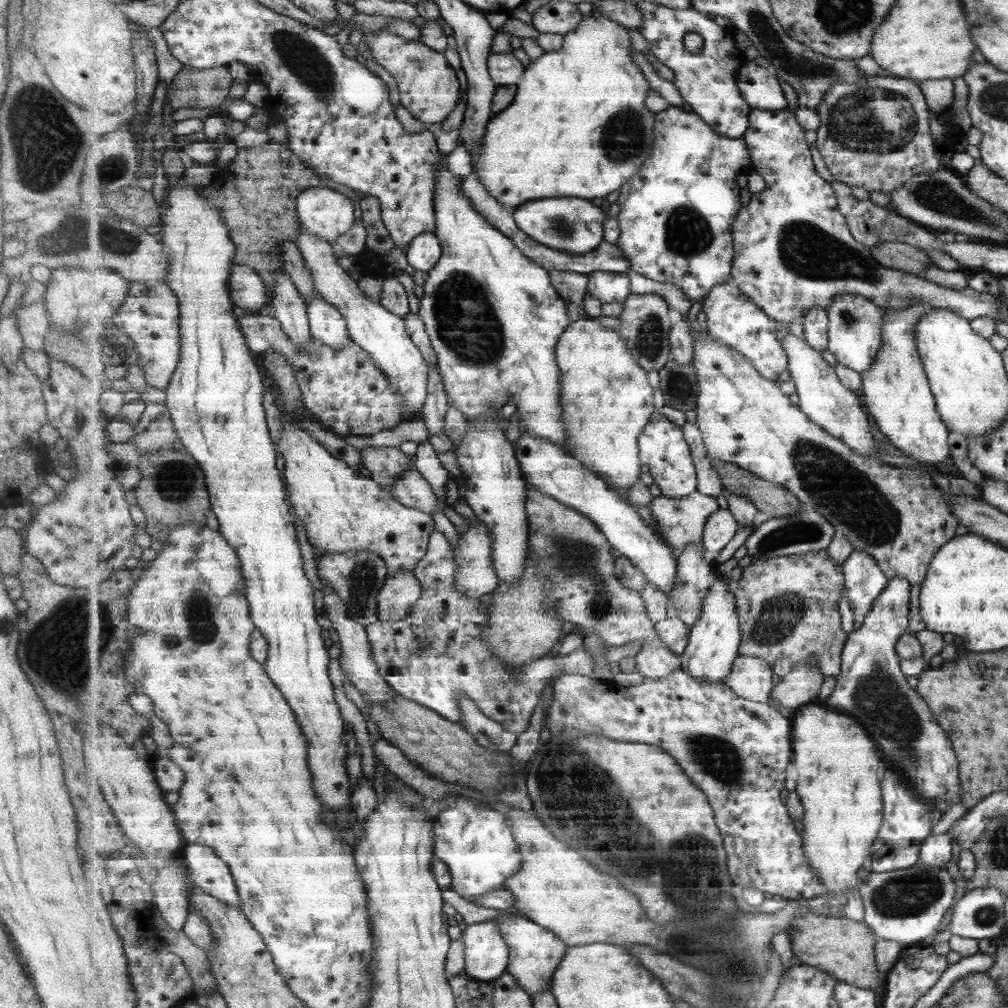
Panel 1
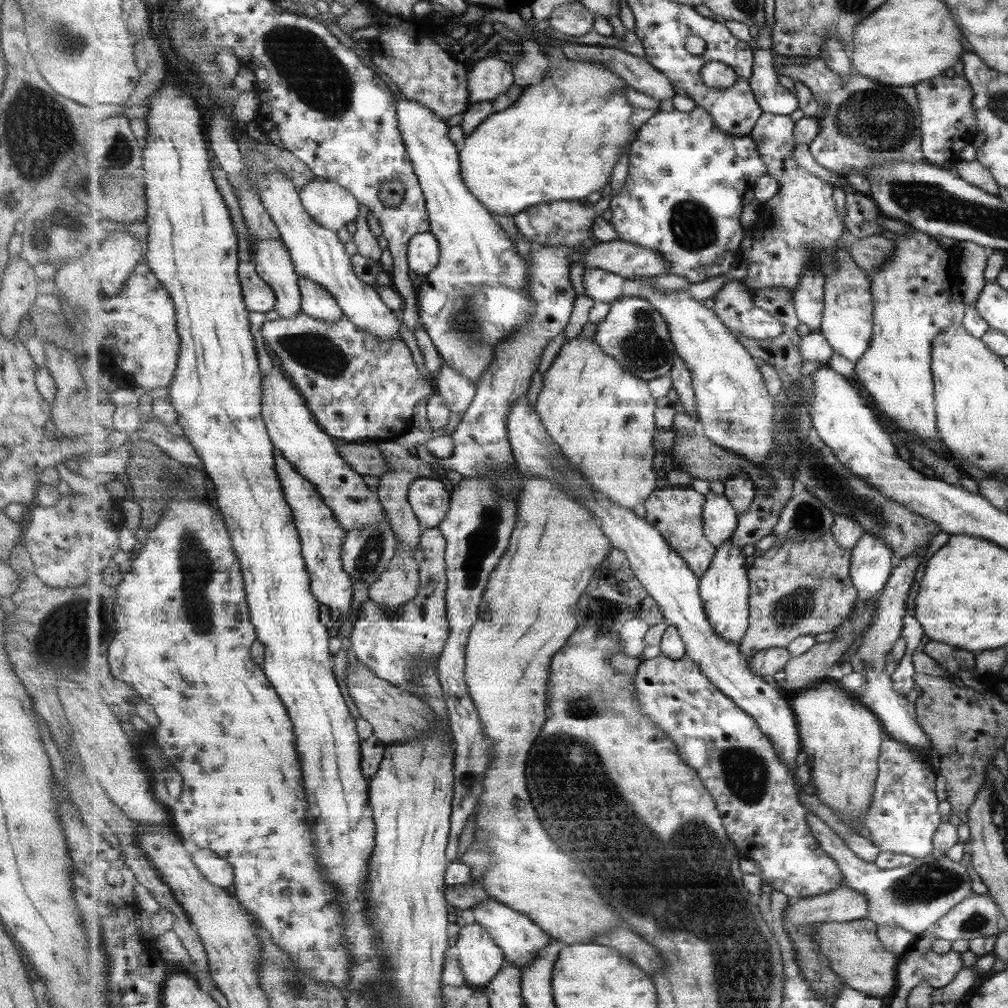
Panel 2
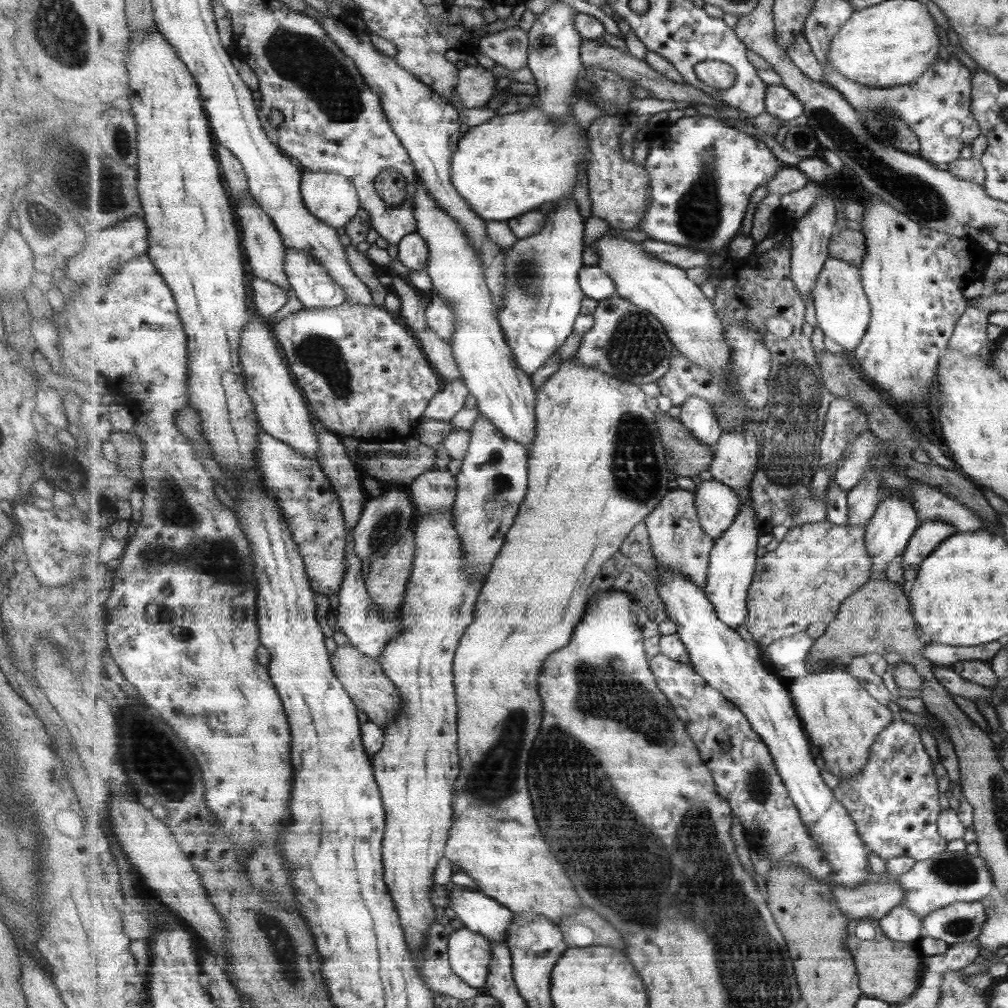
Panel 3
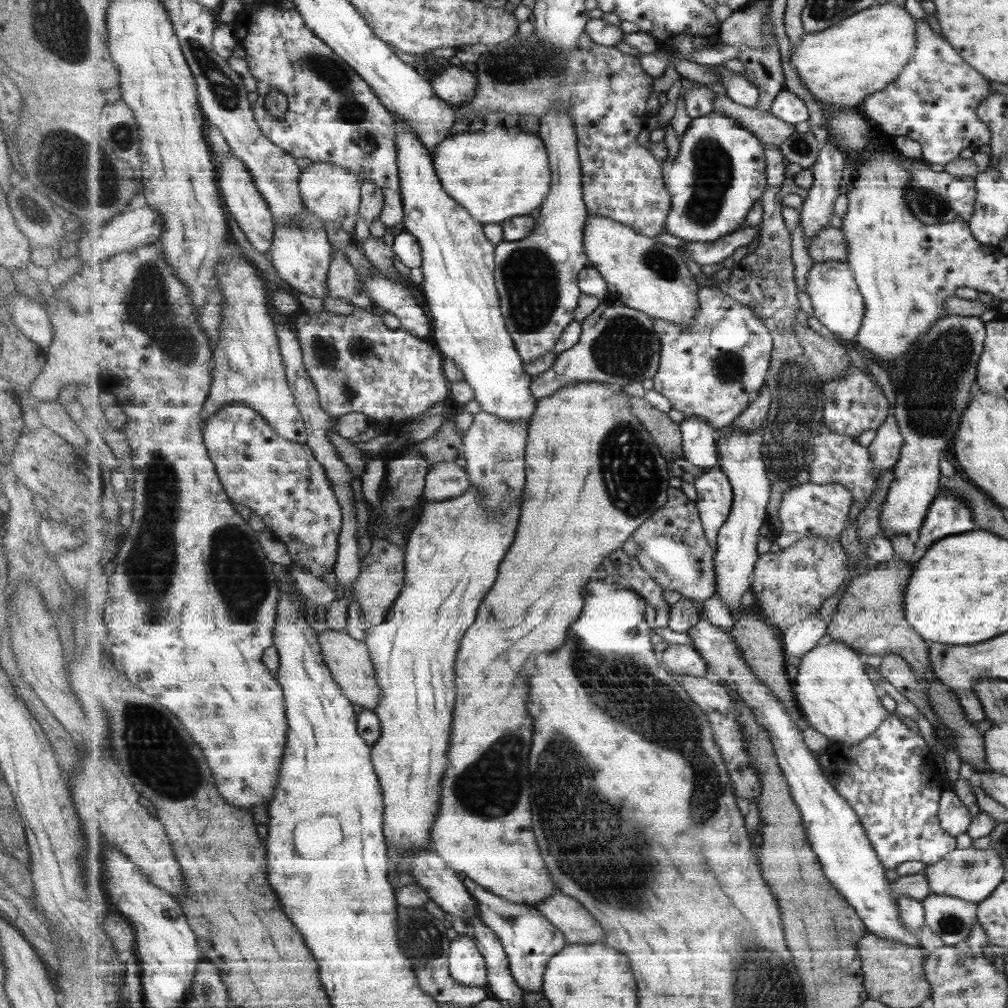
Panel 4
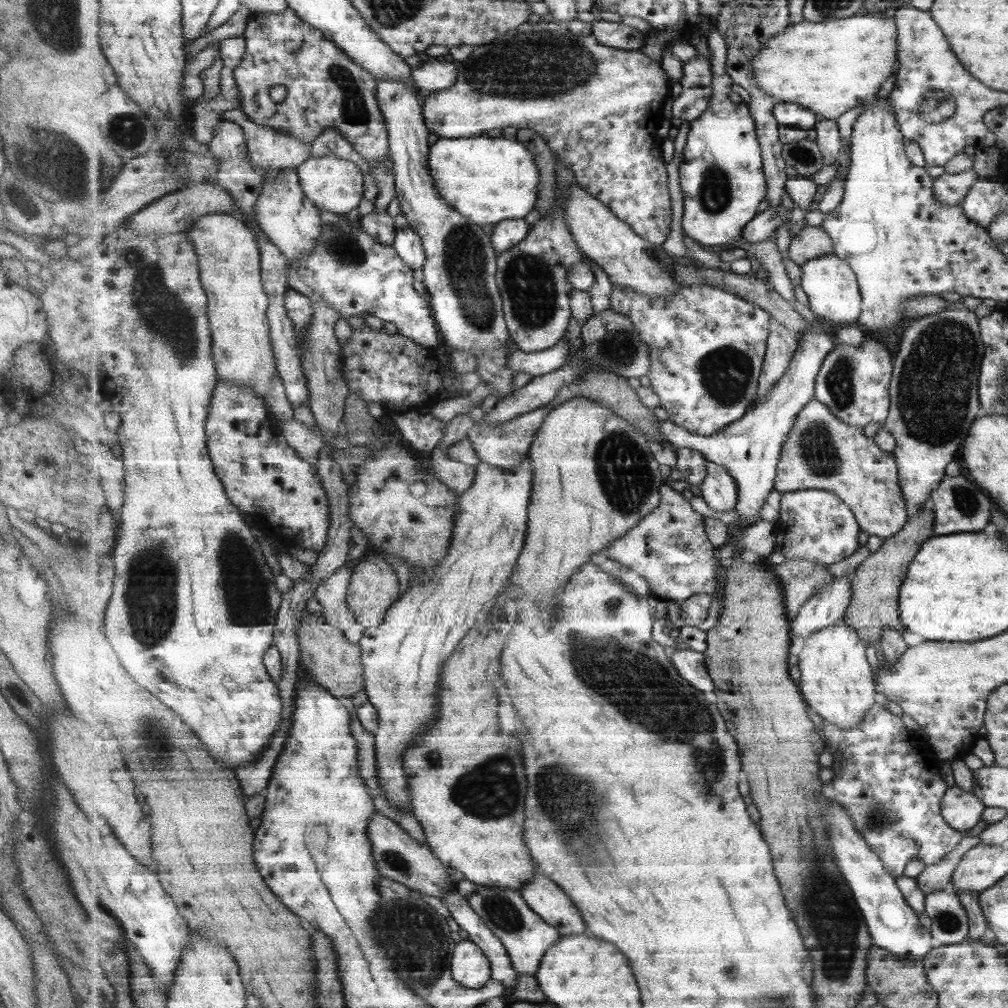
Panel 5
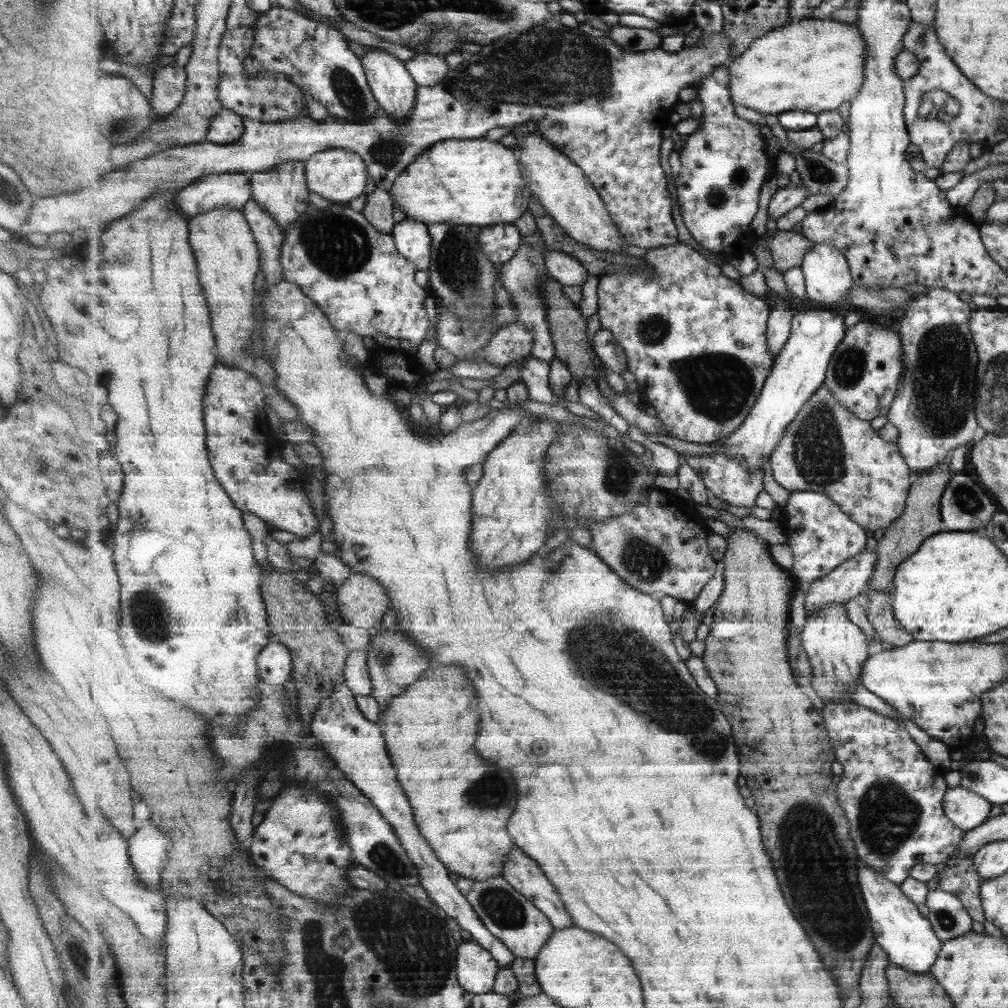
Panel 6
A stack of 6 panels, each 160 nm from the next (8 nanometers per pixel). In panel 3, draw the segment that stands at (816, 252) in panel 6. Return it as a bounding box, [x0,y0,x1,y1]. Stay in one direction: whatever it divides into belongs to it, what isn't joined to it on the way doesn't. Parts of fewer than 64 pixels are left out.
[813,258,872,355]

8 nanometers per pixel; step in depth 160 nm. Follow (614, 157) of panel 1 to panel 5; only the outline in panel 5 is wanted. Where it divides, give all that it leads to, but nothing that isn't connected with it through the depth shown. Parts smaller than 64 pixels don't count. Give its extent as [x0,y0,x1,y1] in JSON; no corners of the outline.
[430,137,541,227]

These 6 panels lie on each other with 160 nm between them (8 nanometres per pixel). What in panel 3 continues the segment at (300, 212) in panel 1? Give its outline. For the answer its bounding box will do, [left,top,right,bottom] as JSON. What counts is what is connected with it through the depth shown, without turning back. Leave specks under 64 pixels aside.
[302,172,362,228]

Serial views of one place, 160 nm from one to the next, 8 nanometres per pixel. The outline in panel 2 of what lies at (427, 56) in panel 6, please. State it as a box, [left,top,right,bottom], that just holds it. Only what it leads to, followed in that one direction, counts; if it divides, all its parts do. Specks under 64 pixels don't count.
[468,55,516,105]

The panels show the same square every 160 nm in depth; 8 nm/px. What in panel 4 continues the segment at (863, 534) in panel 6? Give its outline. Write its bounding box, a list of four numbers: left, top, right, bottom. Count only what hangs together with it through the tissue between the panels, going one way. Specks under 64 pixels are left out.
[775,482,853,549]

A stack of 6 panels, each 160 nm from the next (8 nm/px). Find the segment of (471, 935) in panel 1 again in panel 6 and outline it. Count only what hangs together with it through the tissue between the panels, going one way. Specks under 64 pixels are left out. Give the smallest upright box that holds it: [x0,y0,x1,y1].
[458,940,501,993]

